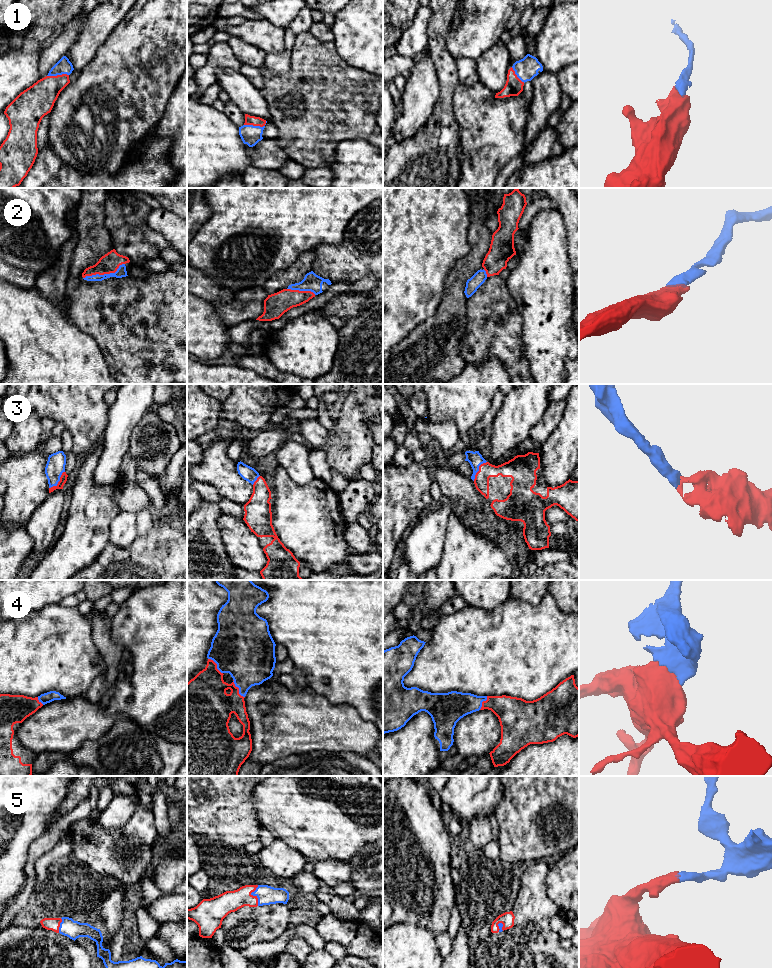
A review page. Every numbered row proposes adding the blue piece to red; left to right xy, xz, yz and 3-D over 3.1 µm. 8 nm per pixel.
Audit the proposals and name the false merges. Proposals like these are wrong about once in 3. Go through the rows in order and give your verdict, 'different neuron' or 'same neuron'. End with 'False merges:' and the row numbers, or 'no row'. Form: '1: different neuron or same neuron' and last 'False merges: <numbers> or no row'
1: same neuron
2: same neuron
3: same neuron
4: same neuron
5: same neuron
False merges: no row

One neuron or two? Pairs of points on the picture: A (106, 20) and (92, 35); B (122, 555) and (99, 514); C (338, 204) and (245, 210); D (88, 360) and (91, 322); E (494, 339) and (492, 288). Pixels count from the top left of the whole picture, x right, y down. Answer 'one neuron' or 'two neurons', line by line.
A: one neuron
B: two neurons
C: one neuron
D: two neurons
E: one neuron

